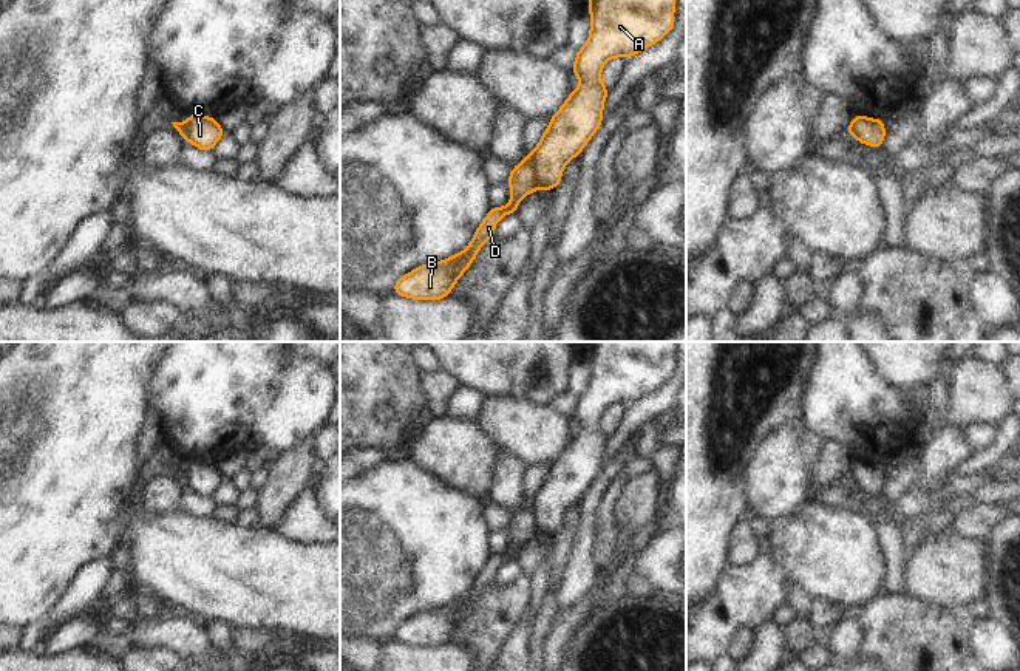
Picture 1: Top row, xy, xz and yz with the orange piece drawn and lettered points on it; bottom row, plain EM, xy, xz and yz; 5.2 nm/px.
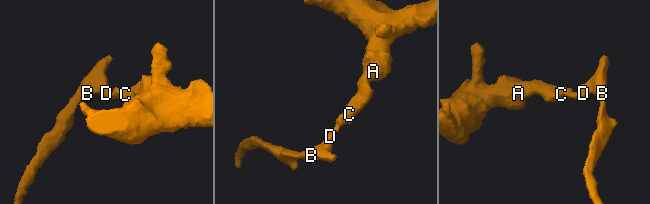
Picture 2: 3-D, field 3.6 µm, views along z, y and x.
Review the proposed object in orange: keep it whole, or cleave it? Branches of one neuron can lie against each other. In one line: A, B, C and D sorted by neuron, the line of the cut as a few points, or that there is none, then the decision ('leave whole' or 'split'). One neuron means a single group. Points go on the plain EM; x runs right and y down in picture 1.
groups A C / B D; cut xz (527, 504), (538, 532); split

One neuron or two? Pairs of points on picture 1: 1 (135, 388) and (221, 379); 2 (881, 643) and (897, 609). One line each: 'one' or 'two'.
1: two
2: one

